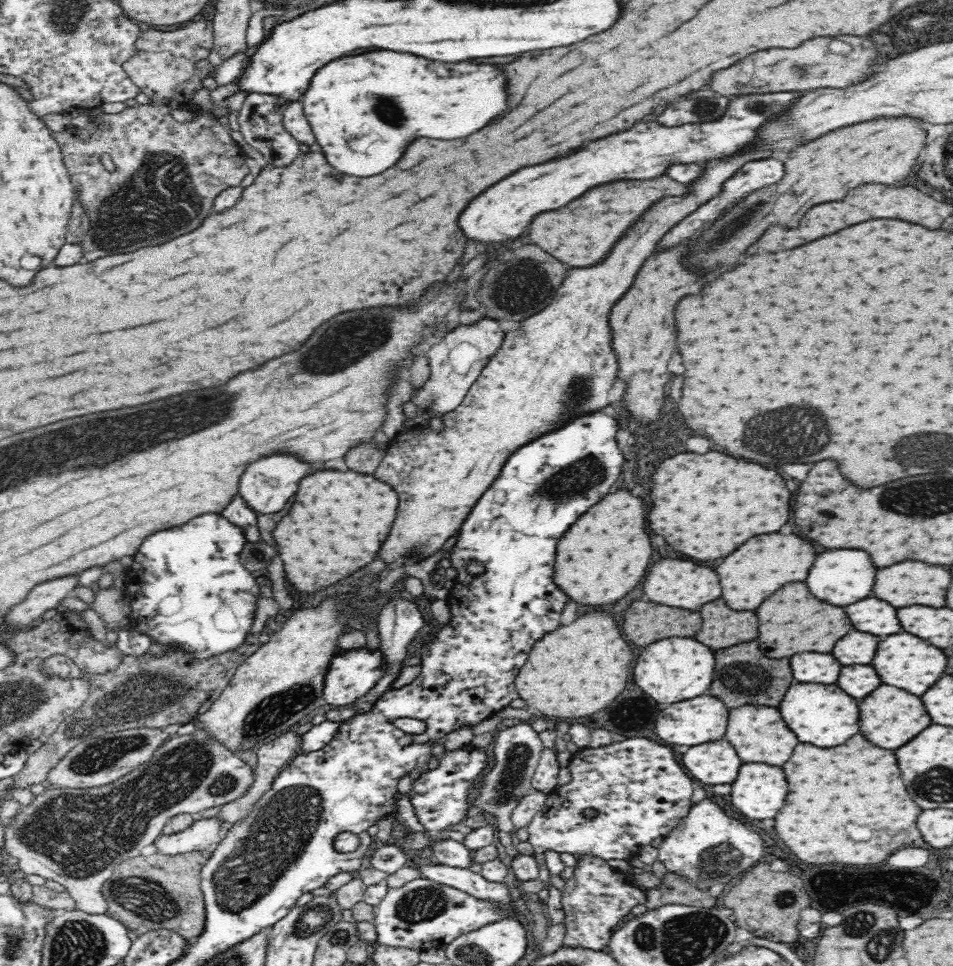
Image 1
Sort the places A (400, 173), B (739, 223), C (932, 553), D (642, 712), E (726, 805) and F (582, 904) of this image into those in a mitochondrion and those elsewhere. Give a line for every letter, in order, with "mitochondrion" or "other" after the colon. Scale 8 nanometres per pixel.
A: other
B: mitochondrion
C: other
D: other
E: other
F: other

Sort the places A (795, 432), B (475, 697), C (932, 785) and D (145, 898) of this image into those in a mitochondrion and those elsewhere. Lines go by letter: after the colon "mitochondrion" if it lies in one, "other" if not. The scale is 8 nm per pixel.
A: mitochondrion
B: other
C: mitochondrion
D: mitochondrion

